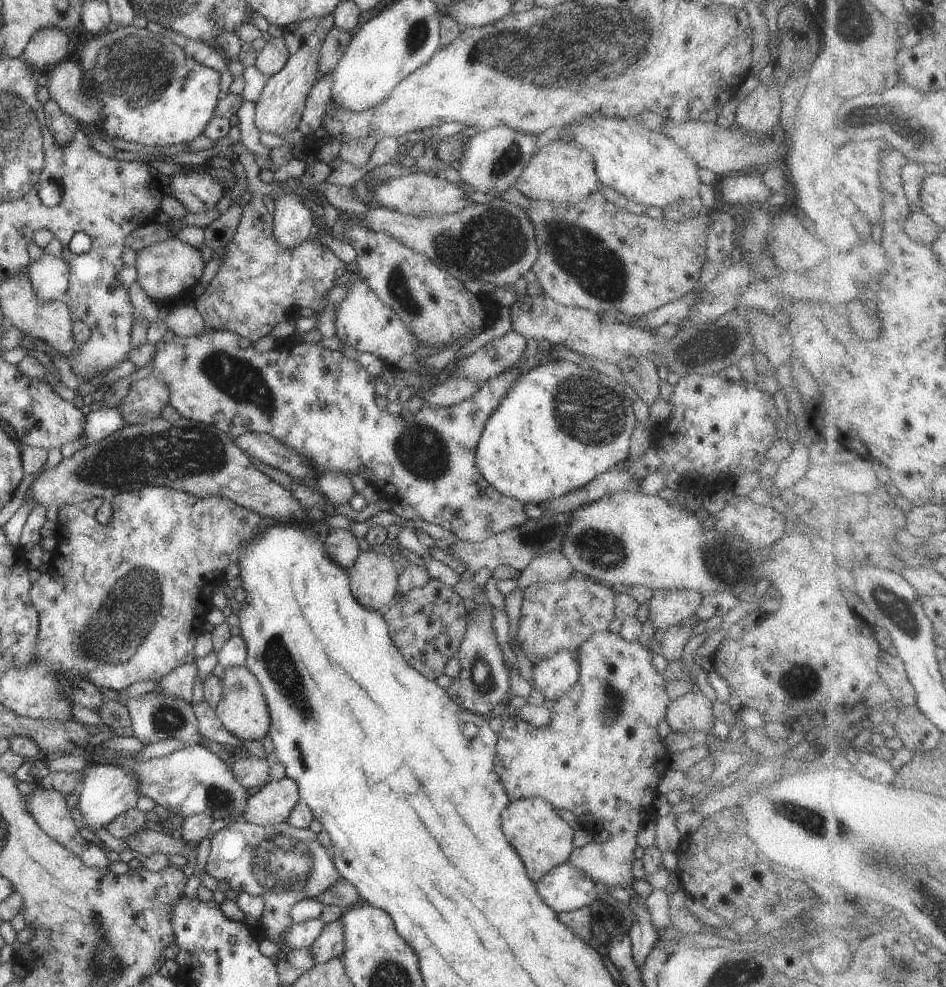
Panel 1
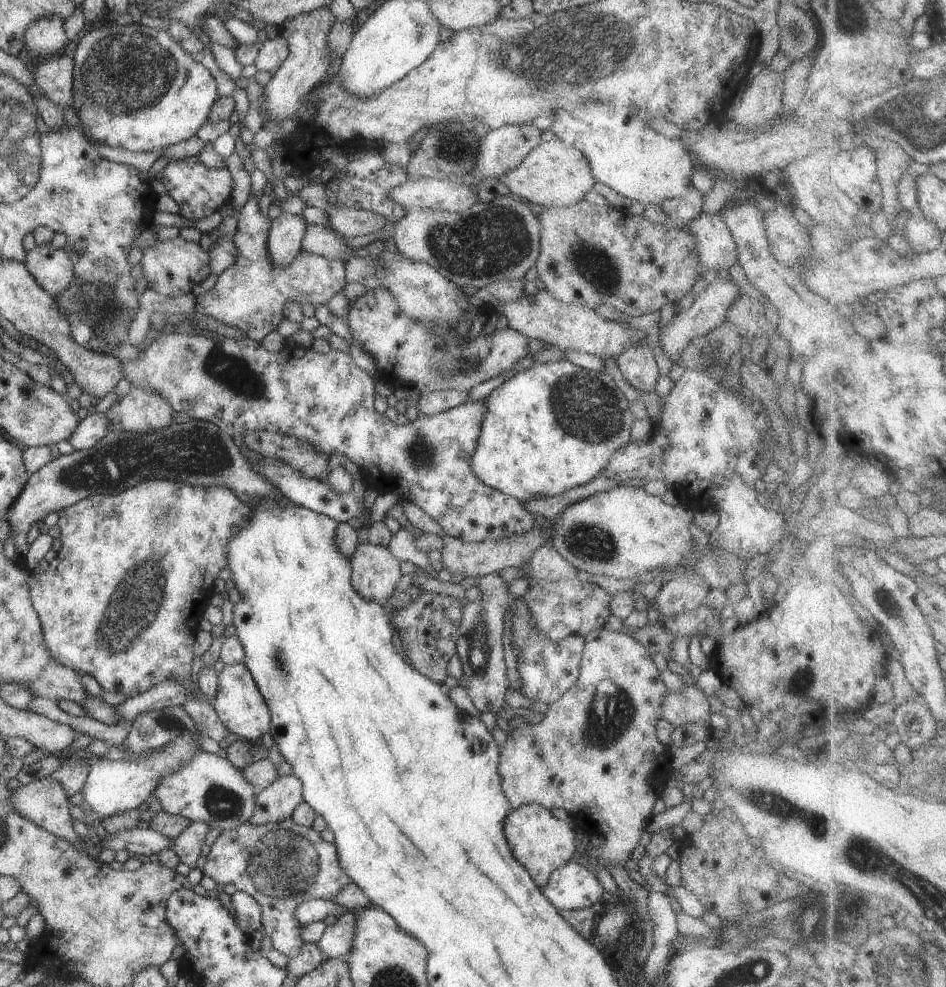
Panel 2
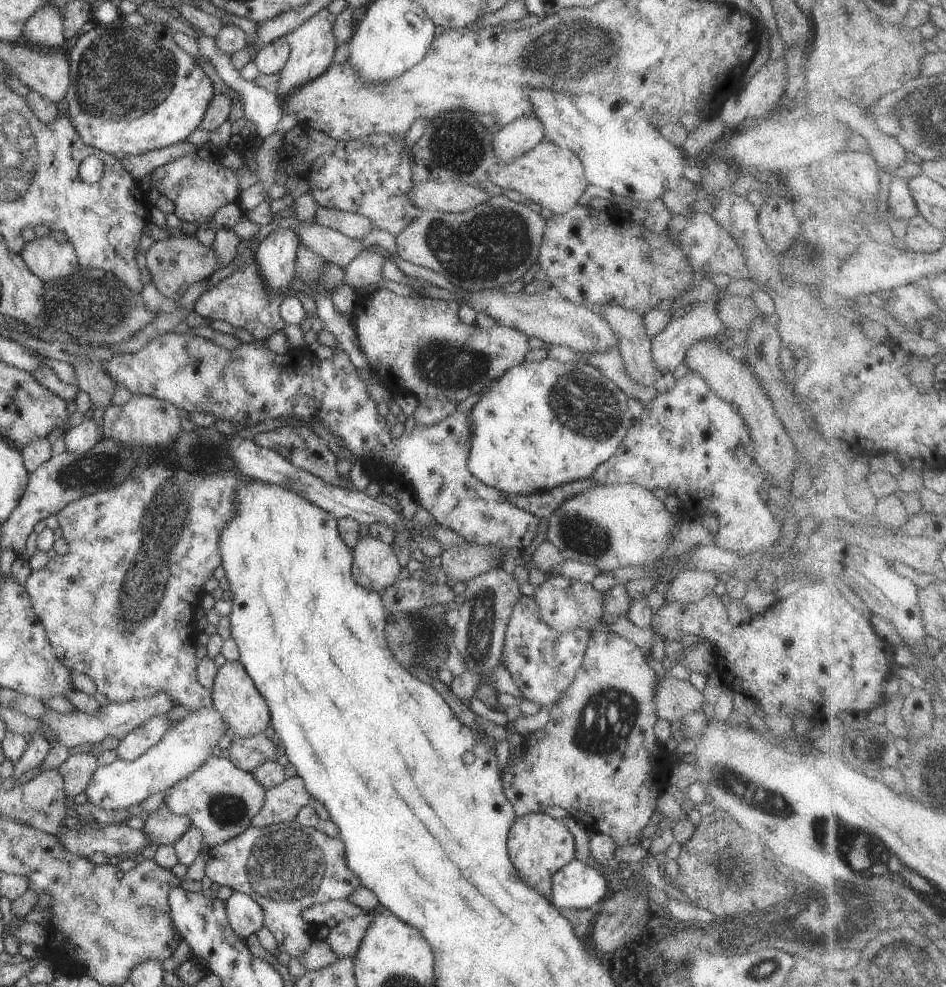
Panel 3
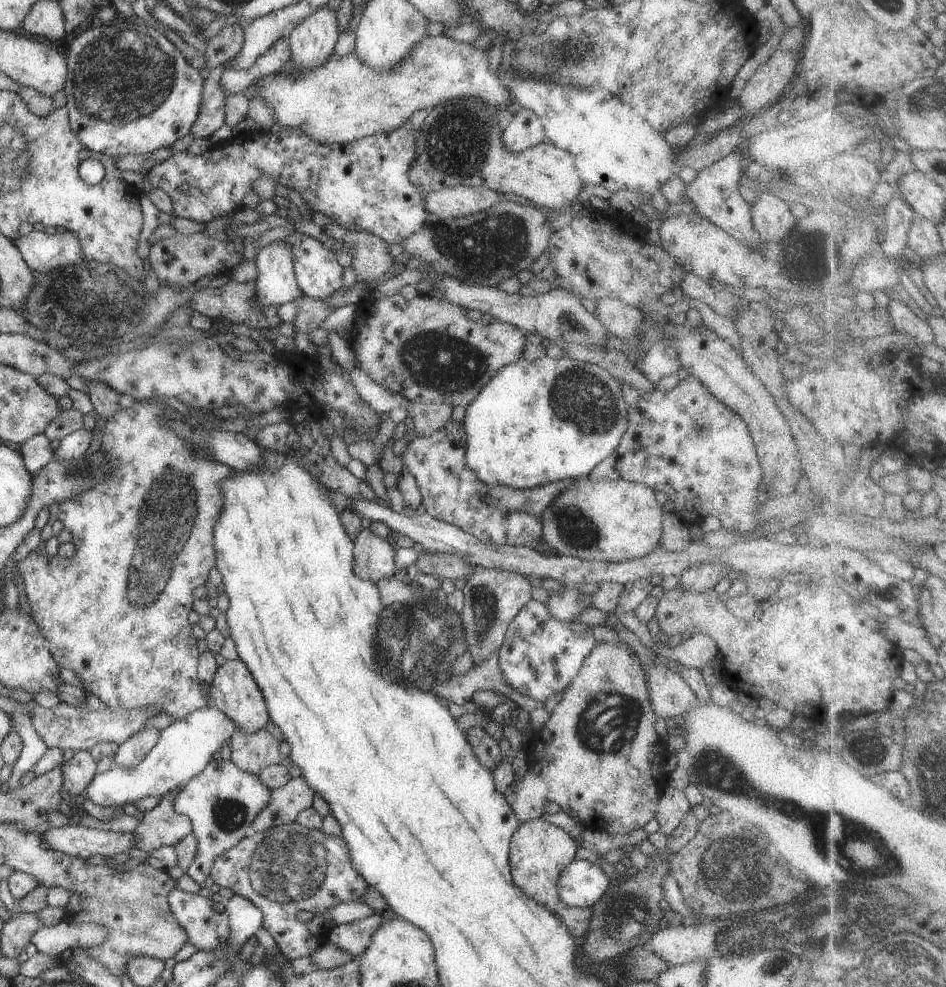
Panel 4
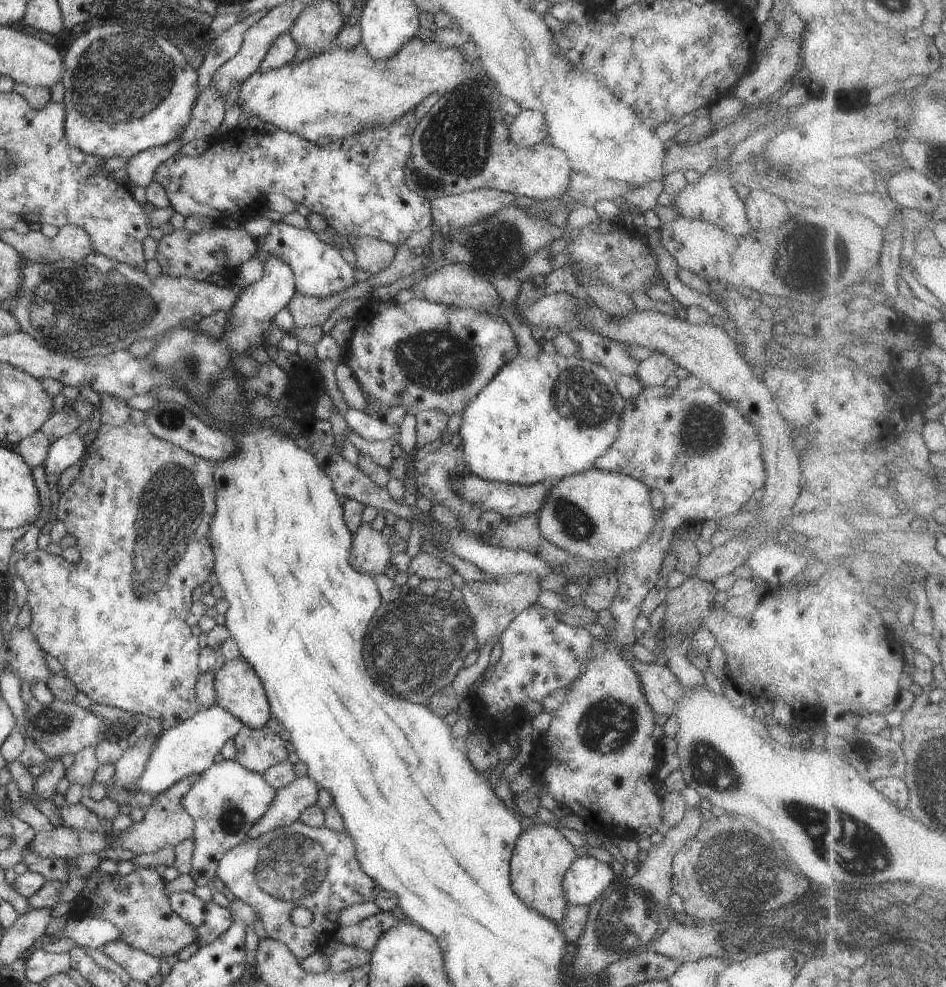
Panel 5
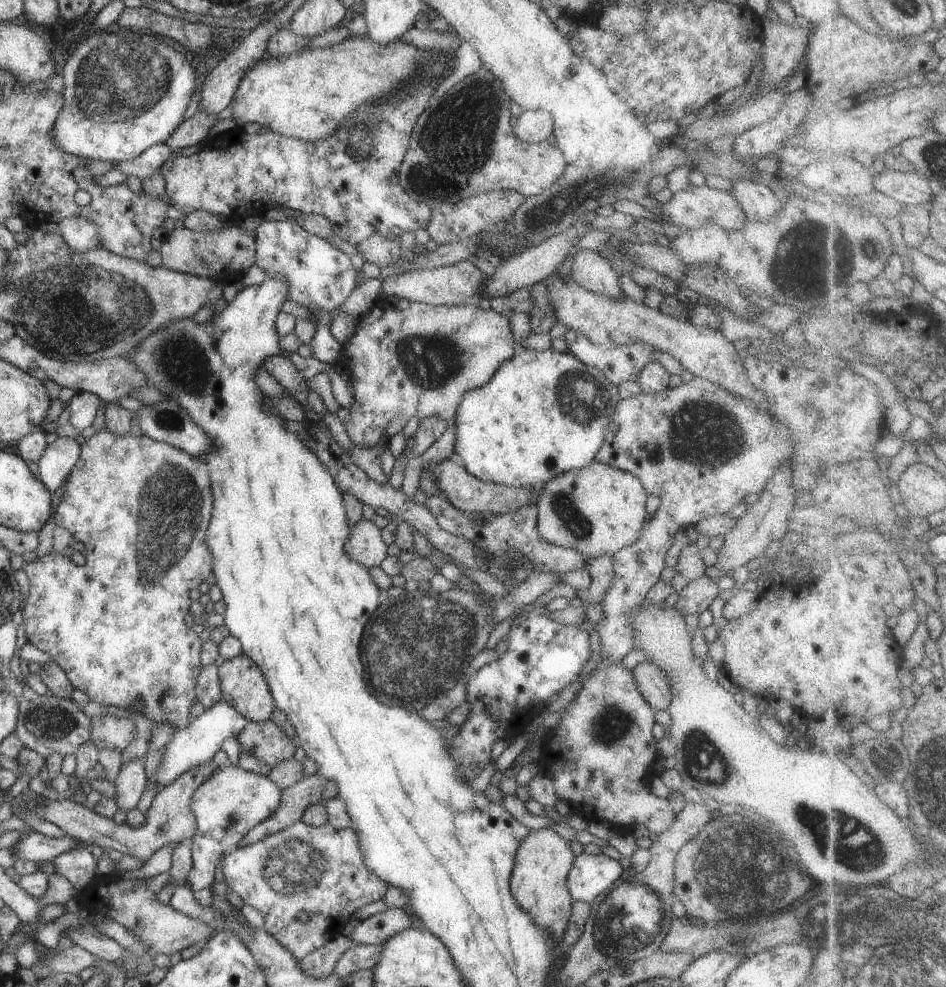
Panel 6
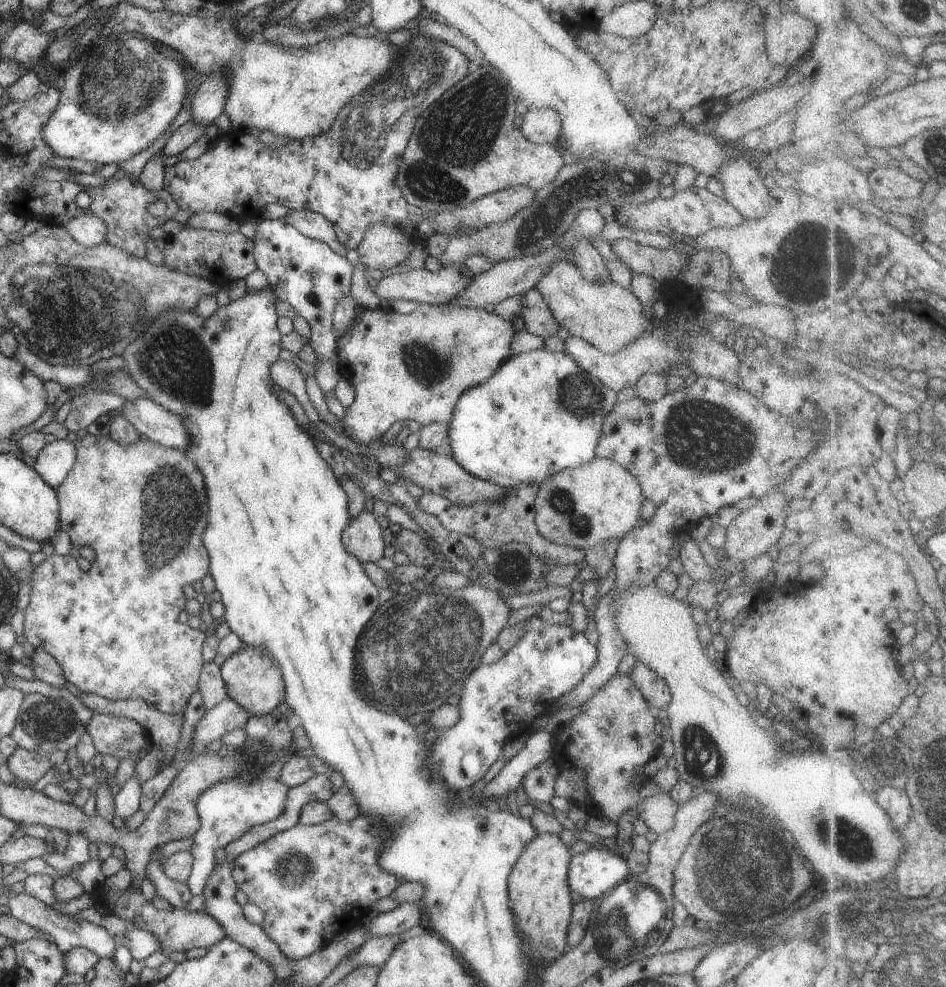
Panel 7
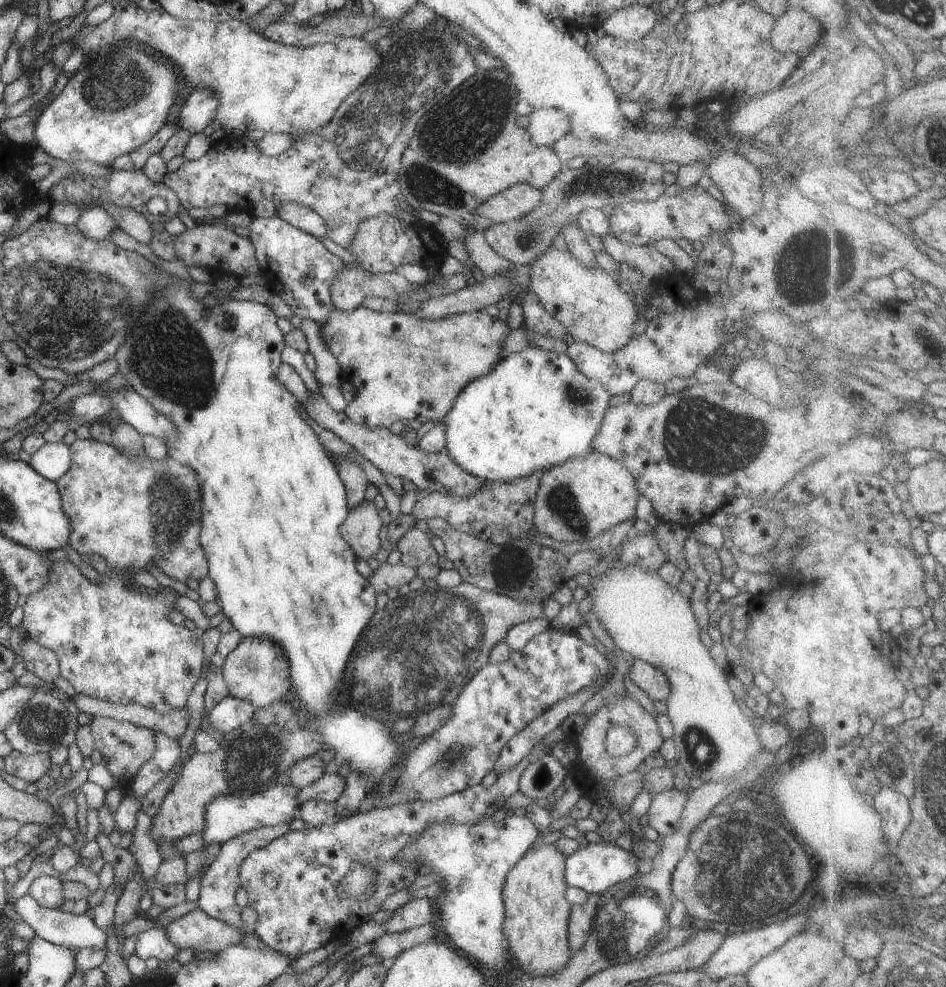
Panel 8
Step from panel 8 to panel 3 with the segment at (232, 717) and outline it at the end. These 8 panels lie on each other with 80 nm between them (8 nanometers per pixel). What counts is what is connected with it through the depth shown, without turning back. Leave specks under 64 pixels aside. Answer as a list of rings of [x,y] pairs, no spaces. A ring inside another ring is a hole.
[[[213,706],[182,716],[142,756],[133,761],[117,759],[104,767],[98,767],[86,787],[87,800],[104,810],[115,811],[140,804],[151,794],[168,791],[173,784],[199,769],[214,754],[213,749],[218,746],[218,740],[227,729],[222,714]]]

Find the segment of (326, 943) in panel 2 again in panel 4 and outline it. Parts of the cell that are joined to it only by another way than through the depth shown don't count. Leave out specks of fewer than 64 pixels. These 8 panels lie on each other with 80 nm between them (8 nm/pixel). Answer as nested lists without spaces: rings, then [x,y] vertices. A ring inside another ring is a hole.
[[[372,913],[369,917],[332,926],[327,938],[338,948],[359,957],[368,948],[375,930],[386,920],[387,914]]]

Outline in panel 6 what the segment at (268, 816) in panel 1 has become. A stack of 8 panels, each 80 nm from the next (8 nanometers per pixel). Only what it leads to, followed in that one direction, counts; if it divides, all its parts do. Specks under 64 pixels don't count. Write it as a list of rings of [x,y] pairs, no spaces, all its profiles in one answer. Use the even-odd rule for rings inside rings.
[[[307,775],[291,787],[283,789],[278,808],[238,841],[237,847],[245,847],[275,832],[288,828],[301,820],[307,806],[324,803],[322,790],[326,780],[320,775]]]

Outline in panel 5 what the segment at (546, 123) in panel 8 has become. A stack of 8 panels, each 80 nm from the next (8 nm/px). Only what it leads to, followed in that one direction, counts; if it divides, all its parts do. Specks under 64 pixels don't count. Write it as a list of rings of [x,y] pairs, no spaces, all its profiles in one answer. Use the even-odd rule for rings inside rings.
[[[524,110],[510,124],[509,137],[517,147],[542,143],[546,136],[548,136],[548,129],[544,124],[544,116],[540,112]]]

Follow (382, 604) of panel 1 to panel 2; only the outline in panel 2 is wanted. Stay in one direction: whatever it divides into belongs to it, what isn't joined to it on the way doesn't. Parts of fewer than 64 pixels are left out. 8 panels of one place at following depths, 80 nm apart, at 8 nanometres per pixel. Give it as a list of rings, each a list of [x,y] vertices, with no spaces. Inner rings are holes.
[[[372,542],[360,543],[351,559],[351,583],[365,599],[385,604],[398,584],[400,561],[392,551]]]

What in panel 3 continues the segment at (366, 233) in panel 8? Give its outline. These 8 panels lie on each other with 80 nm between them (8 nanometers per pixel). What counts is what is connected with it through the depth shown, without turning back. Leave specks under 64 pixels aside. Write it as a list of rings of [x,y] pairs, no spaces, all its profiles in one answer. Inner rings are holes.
[[[371,246],[362,249],[343,269],[345,270],[345,282],[353,289],[366,288],[370,284],[377,284],[382,279],[382,269],[384,268],[385,257],[377,251],[377,248]]]

